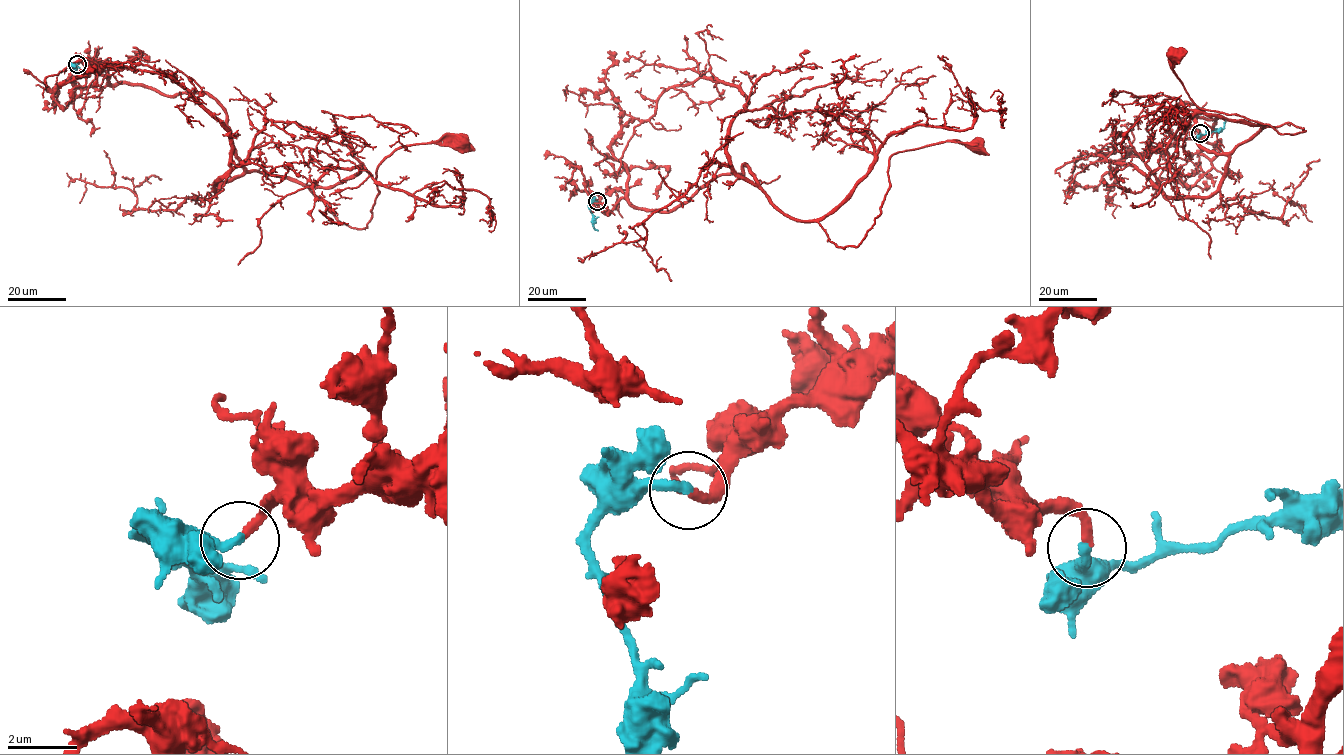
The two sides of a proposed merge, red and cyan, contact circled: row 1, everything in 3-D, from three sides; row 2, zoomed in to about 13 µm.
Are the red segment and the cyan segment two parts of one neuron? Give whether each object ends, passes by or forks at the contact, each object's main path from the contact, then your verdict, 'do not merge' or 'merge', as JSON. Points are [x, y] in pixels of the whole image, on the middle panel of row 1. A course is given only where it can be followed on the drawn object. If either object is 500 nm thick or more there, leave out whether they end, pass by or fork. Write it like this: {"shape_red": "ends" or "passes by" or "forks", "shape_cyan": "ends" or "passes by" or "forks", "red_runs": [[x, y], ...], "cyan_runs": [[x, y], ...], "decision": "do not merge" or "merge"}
{"shape_red": "ends", "shape_cyan": "ends", "red_runs": [[597, 201], [618, 189], [673, 210], [745, 164], [782, 212], [855, 247], [890, 156], [976, 144]], "cyan_runs": [[597, 201], [591, 202], [589, 207], [593, 226], [598, 230]], "decision": "merge"}

